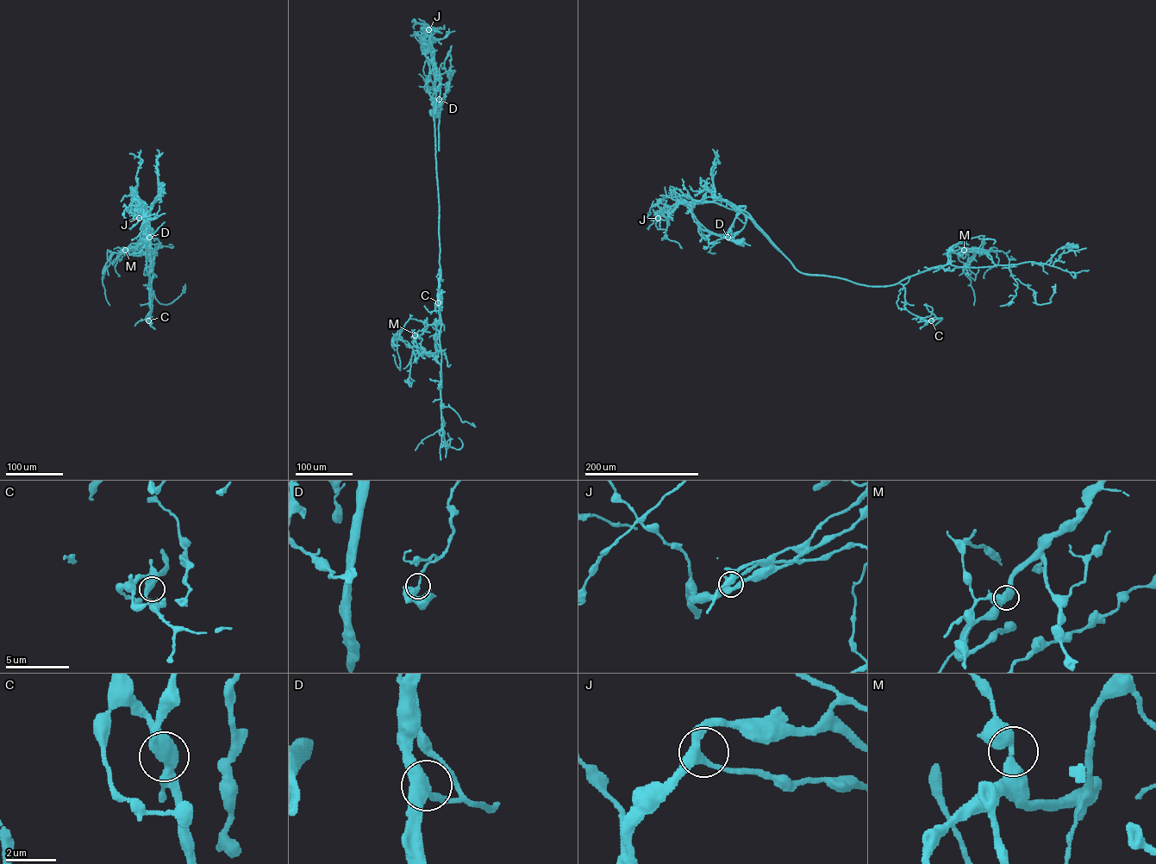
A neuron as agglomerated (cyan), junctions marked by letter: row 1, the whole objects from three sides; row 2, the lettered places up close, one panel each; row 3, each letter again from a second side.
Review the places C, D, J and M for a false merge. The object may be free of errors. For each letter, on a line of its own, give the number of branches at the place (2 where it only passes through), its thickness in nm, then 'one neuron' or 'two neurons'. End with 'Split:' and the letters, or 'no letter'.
C: 2 | 500 nm | one neuron
D: 3 | 400 nm | one neuron
J: 3 | 360 nm | one neuron
M: 2 | 400 nm | one neuron
Split: no letter

